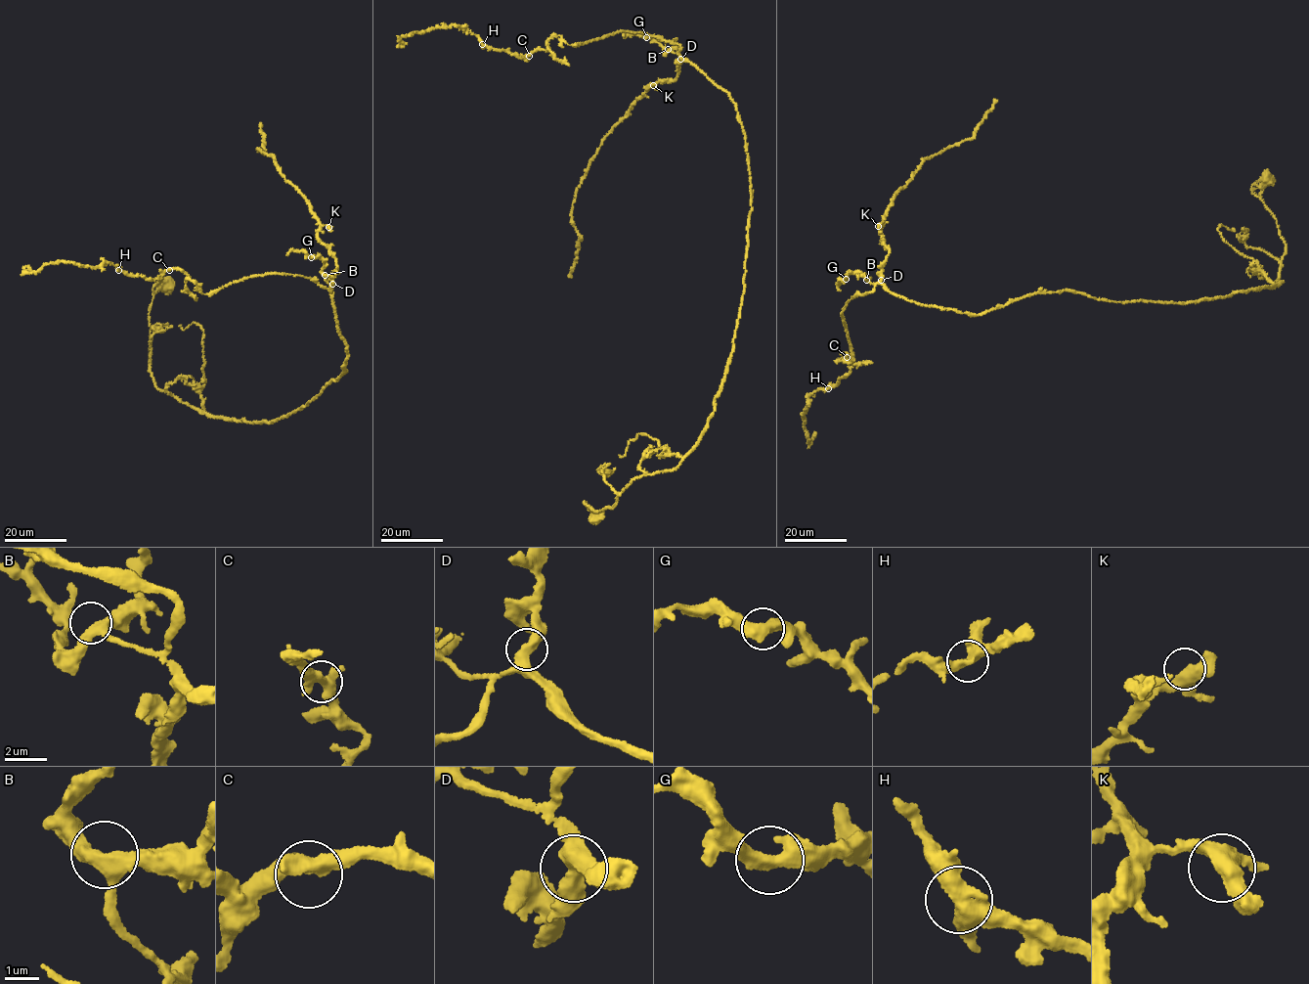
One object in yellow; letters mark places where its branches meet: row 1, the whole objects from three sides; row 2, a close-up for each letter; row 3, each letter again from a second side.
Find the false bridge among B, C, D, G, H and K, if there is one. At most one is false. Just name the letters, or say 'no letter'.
no letter

